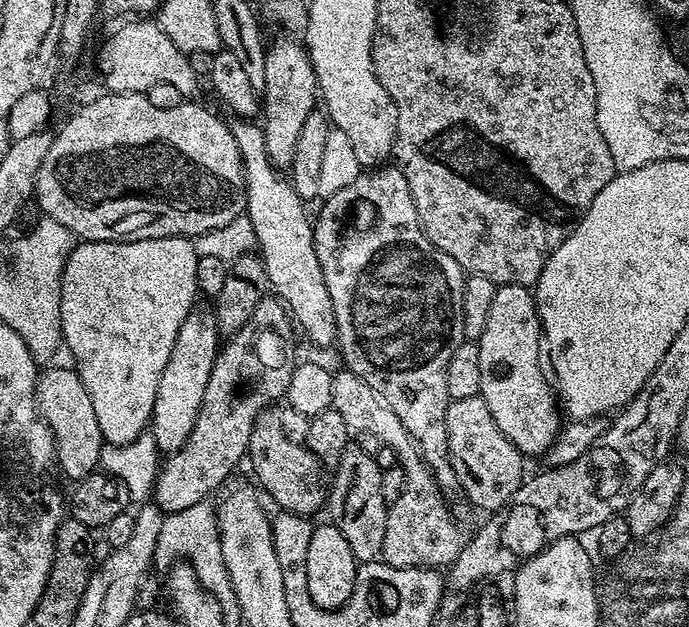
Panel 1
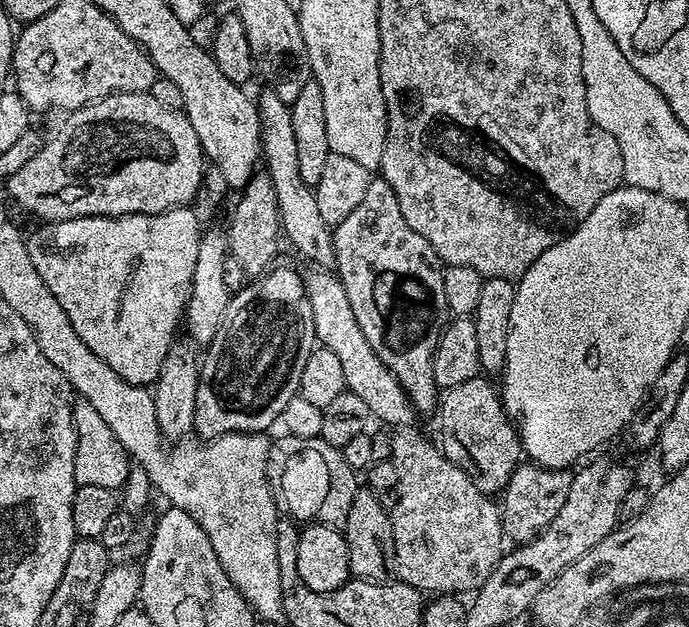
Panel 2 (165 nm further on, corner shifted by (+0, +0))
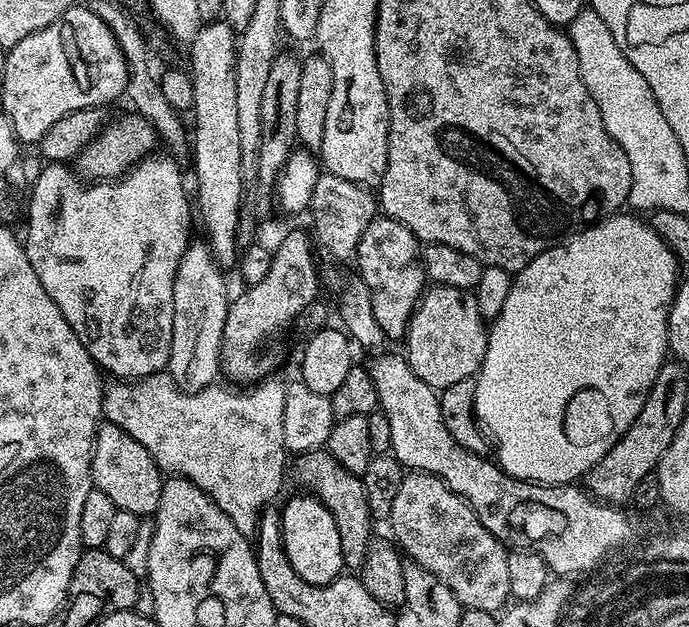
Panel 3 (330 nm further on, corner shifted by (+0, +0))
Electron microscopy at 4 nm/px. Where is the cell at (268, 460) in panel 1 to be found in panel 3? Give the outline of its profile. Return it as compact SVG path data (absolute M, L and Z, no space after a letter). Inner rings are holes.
M327 450L314 452L301 452L291 461L290 472L296 475L296 480L301 484L305 493L311 494L334 514L334 522L338 526L338 534L342 538L342 554L345 565L349 569L359 570L364 565L366 550L369 540L373 539L374 521L370 510L366 506L366 490L363 479L351 473L345 466L337 462Z

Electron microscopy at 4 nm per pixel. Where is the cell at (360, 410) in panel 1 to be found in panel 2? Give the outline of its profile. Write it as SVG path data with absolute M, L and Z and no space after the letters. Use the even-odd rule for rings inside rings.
M408 426L391 433L391 461L398 470L398 502L390 512L394 530L395 579L399 583L414 586L421 594L475 593L486 582L486 578L490 578L506 548L497 501L478 490L468 475L458 470L458 466L454 466L454 462L450 462L450 458L446 458L433 441L431 444L414 429Z

